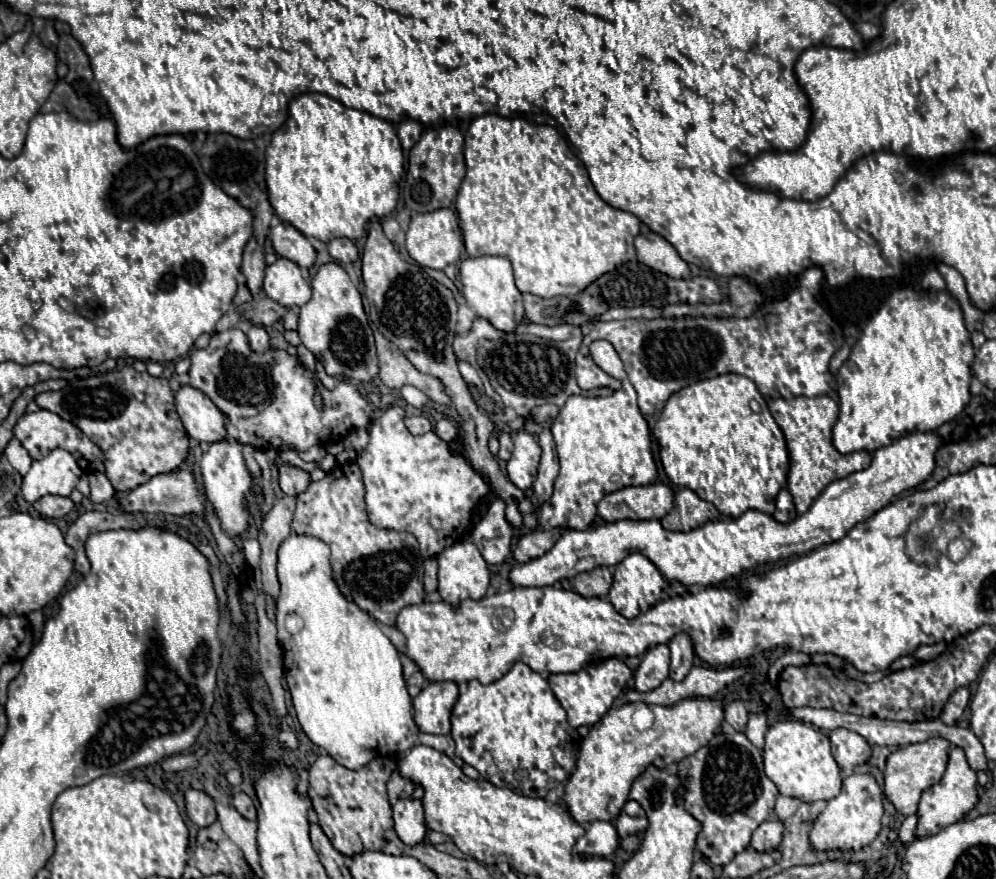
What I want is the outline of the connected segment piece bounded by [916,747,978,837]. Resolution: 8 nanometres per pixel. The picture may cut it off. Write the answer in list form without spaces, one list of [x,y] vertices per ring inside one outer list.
[[[952,747],[950,751],[950,761],[946,767],[944,777],[940,779],[938,785],[928,787],[922,793],[922,799],[918,803],[918,825],[916,825],[916,835],[918,837],[930,837],[936,835],[940,829],[964,819],[964,815],[974,809],[978,803],[978,791],[976,791],[976,773],[970,769],[964,751],[960,747]]]

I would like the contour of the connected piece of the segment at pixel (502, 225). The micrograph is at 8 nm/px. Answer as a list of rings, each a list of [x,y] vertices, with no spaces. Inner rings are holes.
[[[486,113],[476,117],[466,131],[464,159],[466,179],[462,181],[456,199],[456,211],[466,251],[470,257],[500,255],[510,259],[516,287],[522,293],[538,297],[576,297],[576,293],[586,289],[596,277],[616,269],[616,265],[622,265],[636,255],[632,243],[640,231],[640,219],[632,213],[614,209],[600,199],[584,163],[574,155],[558,129],[528,123],[524,117],[508,119],[496,113]],[[498,193],[506,193],[508,199],[514,199],[512,209],[500,211]]]

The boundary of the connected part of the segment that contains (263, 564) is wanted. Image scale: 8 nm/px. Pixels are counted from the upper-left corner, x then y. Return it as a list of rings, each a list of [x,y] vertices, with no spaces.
[[[280,497],[276,499],[274,507],[266,515],[262,527],[260,527],[260,547],[262,547],[262,557],[260,557],[260,569],[262,569],[262,583],[264,591],[276,601],[280,587],[278,587],[278,577],[276,577],[276,557],[278,557],[278,547],[280,543],[292,533],[292,515],[296,507],[296,497]]]

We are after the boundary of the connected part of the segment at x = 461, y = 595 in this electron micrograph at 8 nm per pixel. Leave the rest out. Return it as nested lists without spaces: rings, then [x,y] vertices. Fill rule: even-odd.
[[[460,541],[436,555],[438,561],[438,593],[450,605],[472,597],[486,595],[490,573],[478,547],[470,541]]]

